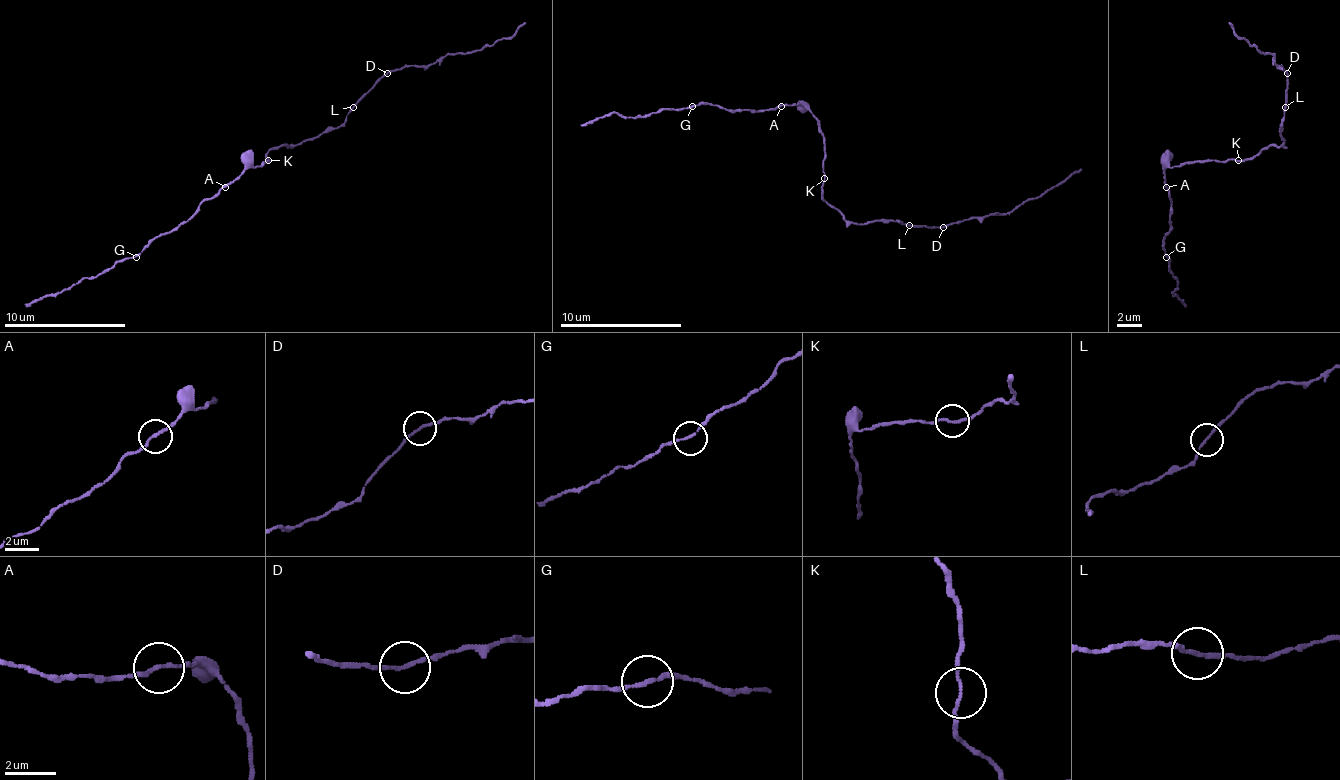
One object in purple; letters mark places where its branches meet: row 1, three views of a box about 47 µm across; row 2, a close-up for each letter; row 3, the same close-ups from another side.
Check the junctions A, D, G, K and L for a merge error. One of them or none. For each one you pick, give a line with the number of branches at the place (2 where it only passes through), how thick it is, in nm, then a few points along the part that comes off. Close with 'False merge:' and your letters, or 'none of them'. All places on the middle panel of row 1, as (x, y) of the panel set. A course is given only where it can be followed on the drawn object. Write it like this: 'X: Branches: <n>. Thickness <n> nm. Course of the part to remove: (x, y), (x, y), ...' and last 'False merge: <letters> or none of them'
D: Branches: 2. Thickness 140 nm. Course of the part to remove: (943, 228), (1013, 213), (1080, 170)
False merge: D

